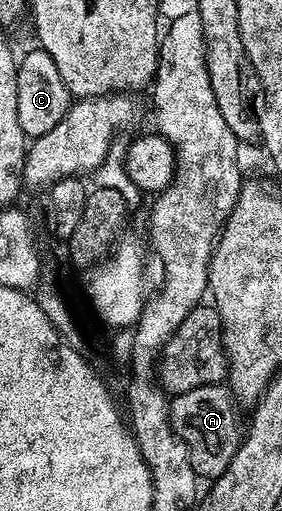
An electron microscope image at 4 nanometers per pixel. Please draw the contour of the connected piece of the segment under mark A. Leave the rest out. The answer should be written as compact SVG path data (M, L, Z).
M223 384L196 387L195 390L181 392L172 397L169 420L172 428L188 446L192 469L200 479L214 480L221 476L241 445L243 426L239 424L237 406L239 402L236 395Z

